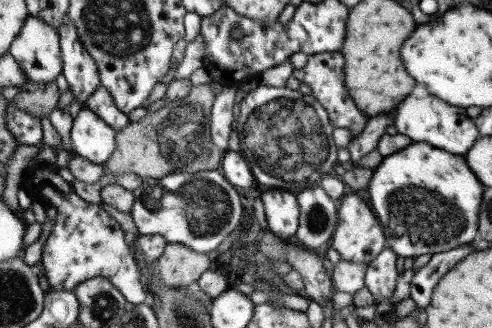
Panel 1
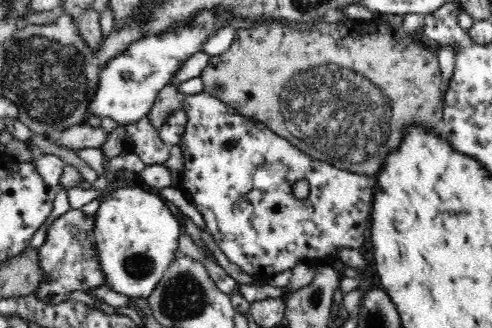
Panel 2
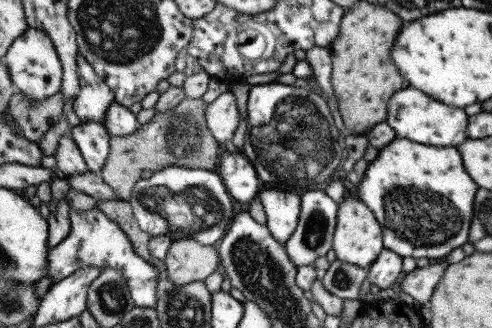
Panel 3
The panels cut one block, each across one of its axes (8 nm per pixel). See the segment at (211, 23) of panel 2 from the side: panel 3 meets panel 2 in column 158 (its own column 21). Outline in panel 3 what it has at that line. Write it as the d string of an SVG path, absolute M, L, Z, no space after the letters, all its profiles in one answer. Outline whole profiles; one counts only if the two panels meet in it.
M29 28L23 38L15 40L15 46L11 46L7 58L3 58L1 62L7 64L13 84L19 88L19 92L27 94L33 104L49 100L63 90L63 60L55 50L55 42L43 30Z

